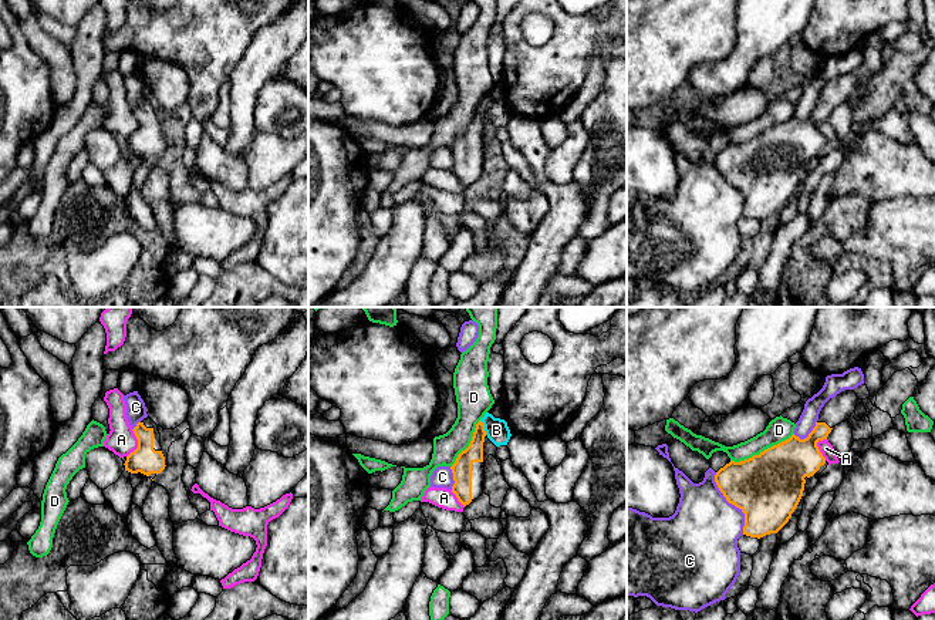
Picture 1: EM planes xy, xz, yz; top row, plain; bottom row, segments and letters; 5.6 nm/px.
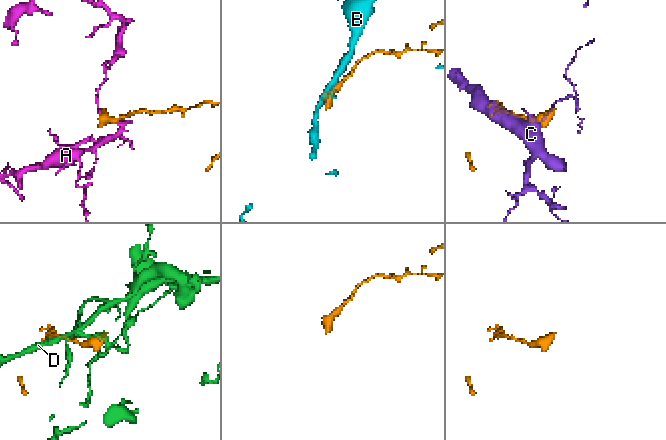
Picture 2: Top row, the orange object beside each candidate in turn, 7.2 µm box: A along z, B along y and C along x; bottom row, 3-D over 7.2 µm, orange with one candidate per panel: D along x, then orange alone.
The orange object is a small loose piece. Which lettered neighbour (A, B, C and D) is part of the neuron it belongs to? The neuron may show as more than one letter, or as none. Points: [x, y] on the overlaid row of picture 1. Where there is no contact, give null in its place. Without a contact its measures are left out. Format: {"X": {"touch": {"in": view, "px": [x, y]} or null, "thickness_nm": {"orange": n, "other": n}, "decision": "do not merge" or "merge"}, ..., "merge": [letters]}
{"A": {"touch": {"in": "xy", "px": [138, 444]}, "thickness_nm": {"orange": 160, "other": 160}, "decision": "do not merge"}, "B": {"touch": {"in": "xz", "px": [483, 427]}, "thickness_nm": {"orange": 100, "other": 130}, "decision": "do not merge"}, "C": {"touch": {"in": "yz", "px": [732, 504]}, "thickness_nm": {"orange": 380, "other": 400}, "decision": "do not merge"}, "D": {"touch": {"in": "yz", "px": [763, 451]}, "thickness_nm": {"orange": 380, "other": 140}, "decision": "do not merge"}, "merge": []}

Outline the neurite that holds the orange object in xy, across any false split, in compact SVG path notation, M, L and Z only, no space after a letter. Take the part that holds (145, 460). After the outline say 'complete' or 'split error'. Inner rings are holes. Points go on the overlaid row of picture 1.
M146 417L132 431L138 439L138 448L122 458L124 468L131 474L153 479L166 466L158 425Z | split error

